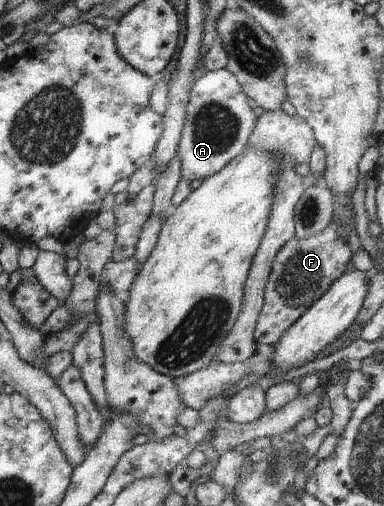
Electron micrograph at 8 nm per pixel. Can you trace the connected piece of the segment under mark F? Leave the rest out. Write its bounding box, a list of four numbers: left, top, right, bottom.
[255,218,352,346]

